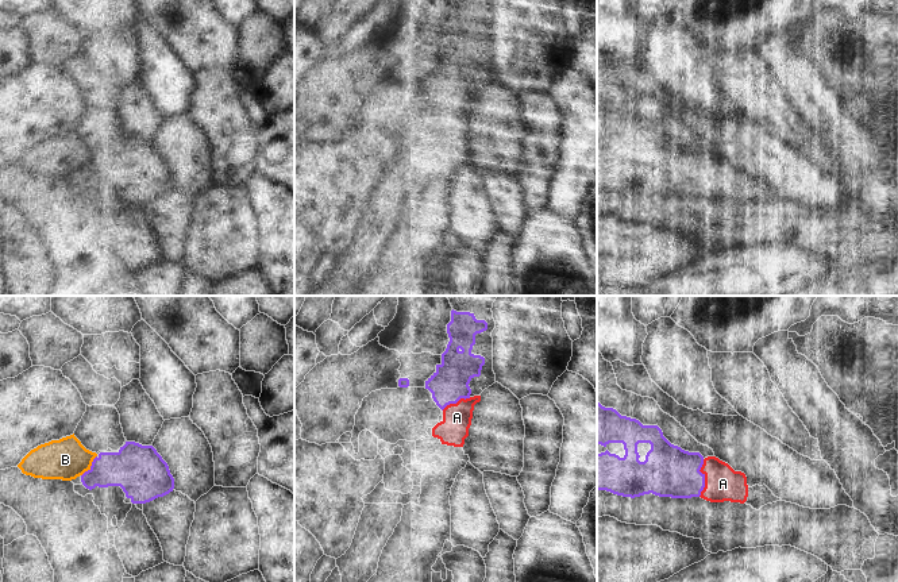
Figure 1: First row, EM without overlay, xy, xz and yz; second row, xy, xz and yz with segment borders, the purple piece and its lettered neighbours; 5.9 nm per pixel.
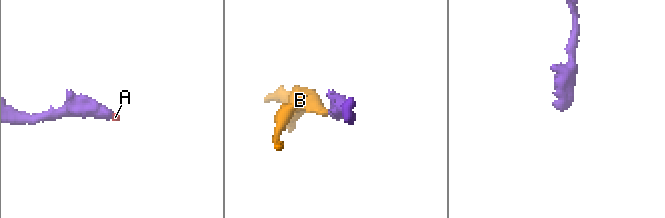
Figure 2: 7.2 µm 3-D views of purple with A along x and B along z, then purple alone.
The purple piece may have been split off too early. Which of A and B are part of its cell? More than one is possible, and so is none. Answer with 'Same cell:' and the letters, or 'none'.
Same cell: A.

